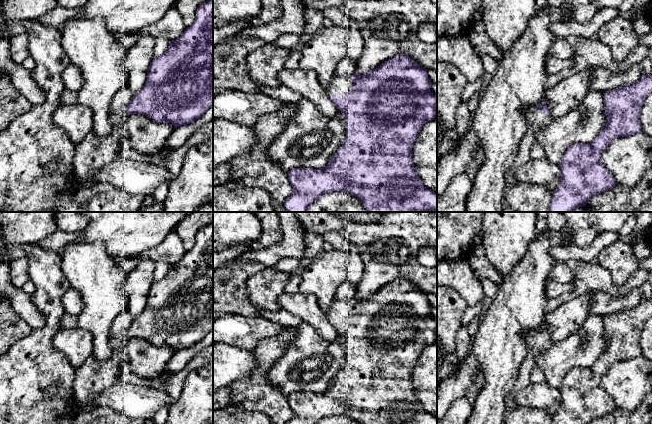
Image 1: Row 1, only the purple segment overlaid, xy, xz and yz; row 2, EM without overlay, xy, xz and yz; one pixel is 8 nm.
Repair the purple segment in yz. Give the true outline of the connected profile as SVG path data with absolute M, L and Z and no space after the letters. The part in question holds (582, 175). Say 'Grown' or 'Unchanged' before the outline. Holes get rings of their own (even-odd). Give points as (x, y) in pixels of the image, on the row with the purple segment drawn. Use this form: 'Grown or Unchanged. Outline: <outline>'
Unchanged. Outline: M652 74L644 76L632 85L625 85L604 93L604 110L607 115L605 127L590 143L571 145L558 165L559 184L552 192L550 212L572 212L584 207L593 195L612 189L617 183L613 175L601 164L604 149L619 137L626 137L642 131L640 113L646 96L652 91Z

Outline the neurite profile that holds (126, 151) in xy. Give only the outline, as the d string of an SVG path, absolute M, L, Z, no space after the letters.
M121 134L120 141L121 141L121 146L117 153L119 158L124 158L124 159L138 161L138 162L146 162L146 163L168 168L163 159L163 156L168 152L167 148L157 155L145 155L137 152L129 144L128 138L125 135Z

